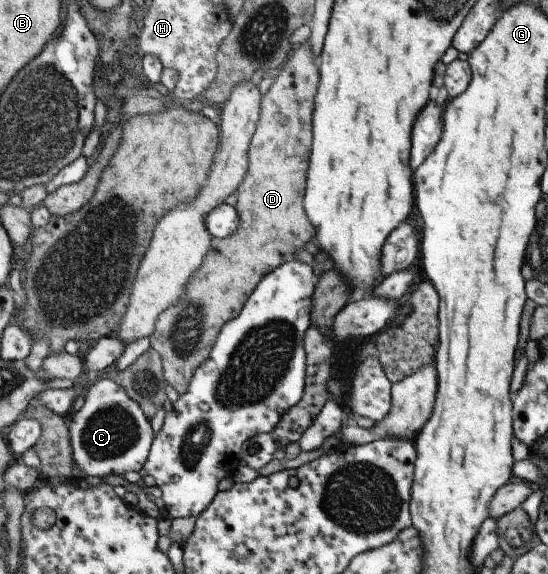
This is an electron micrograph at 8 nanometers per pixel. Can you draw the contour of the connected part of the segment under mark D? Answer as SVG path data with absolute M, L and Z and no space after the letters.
M306 38L306 41L302 42L302 44L292 47L284 64L282 64L278 70L273 73L273 81L260 99L260 114L258 122L256 123L256 128L252 133L250 144L248 145L246 172L244 174L244 178L240 180L240 184L236 186L238 195L233 207L236 208L236 212L238 212L238 220L240 220L240 224L238 224L238 228L236 228L236 232L234 232L232 236L227 236L223 239L211 238L209 246L210 250L204 254L204 260L202 260L200 270L196 272L196 276L194 276L194 278L190 276L190 278L188 278L188 282L186 282L186 286L184 286L184 296L182 296L176 304L168 306L166 310L163 310L160 314L158 314L158 318L156 318L156 322L154 323L154 330L148 337L150 342L149 346L156 350L160 356L161 368L163 370L163 378L165 379L165 382L170 384L170 386L172 386L179 395L188 390L188 383L190 382L192 373L198 368L199 364L202 364L202 362L208 358L208 353L212 348L212 343L224 322L228 322L230 318L238 316L238 312L240 312L240 309L244 306L244 302L246 302L248 295L252 292L252 290L254 290L258 282L262 280L262 277L265 274L268 274L268 272L272 272L272 269L278 266L278 262L282 262L282 258L292 256L292 246L294 246L294 250L296 250L296 248L300 248L304 242L308 242L308 240L312 238L310 222L306 222L306 216L302 214L302 190L304 190L306 160L308 160L308 154L310 154L310 152L308 152L308 142L310 142L312 96L316 94L316 82L318 82L318 74L316 74L316 66L314 66L314 62L316 62L316 60L318 60L318 56L316 56L316 58L312 56L310 46L308 46L308 38Z

